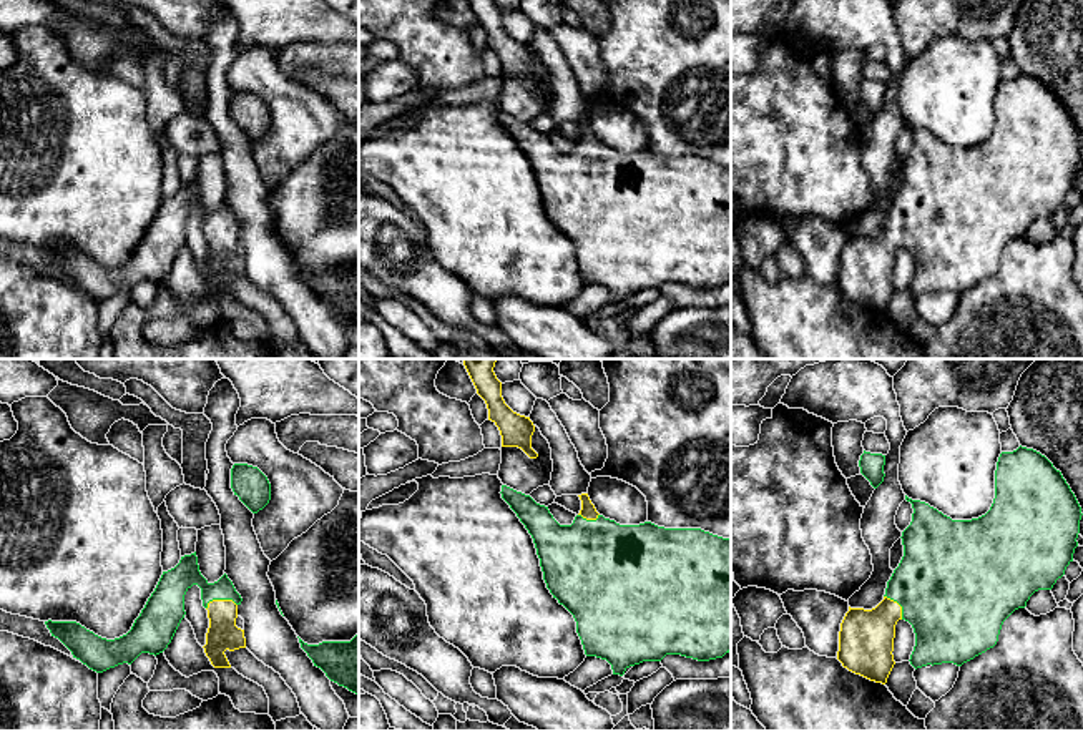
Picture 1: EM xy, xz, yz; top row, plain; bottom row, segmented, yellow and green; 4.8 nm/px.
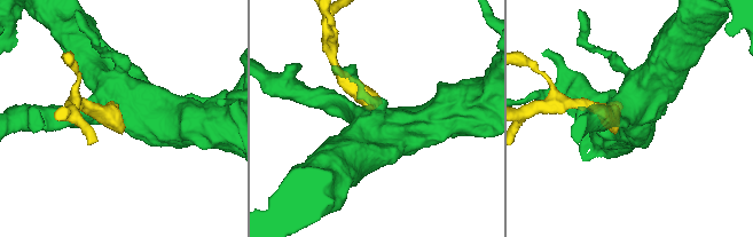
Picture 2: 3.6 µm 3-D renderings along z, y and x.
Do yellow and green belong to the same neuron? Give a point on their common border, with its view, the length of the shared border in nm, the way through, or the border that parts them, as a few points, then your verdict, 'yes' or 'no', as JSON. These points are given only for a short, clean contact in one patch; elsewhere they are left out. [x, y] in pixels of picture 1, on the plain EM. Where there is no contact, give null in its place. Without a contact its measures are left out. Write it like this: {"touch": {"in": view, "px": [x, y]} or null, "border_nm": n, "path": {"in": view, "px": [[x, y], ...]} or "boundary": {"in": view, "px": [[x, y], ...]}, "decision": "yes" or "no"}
{"touch": {"in": "xy", "px": [220, 228]}, "border_nm": 150, "path": {"in": "xy", "px": [[223, 261], [220, 228], [200, 208], [168, 226]]}, "decision": "yes"}

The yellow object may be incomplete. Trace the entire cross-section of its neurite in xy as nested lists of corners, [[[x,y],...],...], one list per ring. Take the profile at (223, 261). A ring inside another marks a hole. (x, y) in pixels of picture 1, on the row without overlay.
[[[196,179],[181,184],[174,196],[163,199],[131,258],[120,266],[101,266],[76,249],[48,248],[45,253],[73,286],[103,301],[123,291],[131,292],[141,281],[163,281],[186,243],[184,223],[193,213],[201,216],[209,246],[204,281],[214,296],[231,296],[224,279],[246,276],[244,258],[236,254],[243,226],[226,201],[209,211],[199,199]]]

